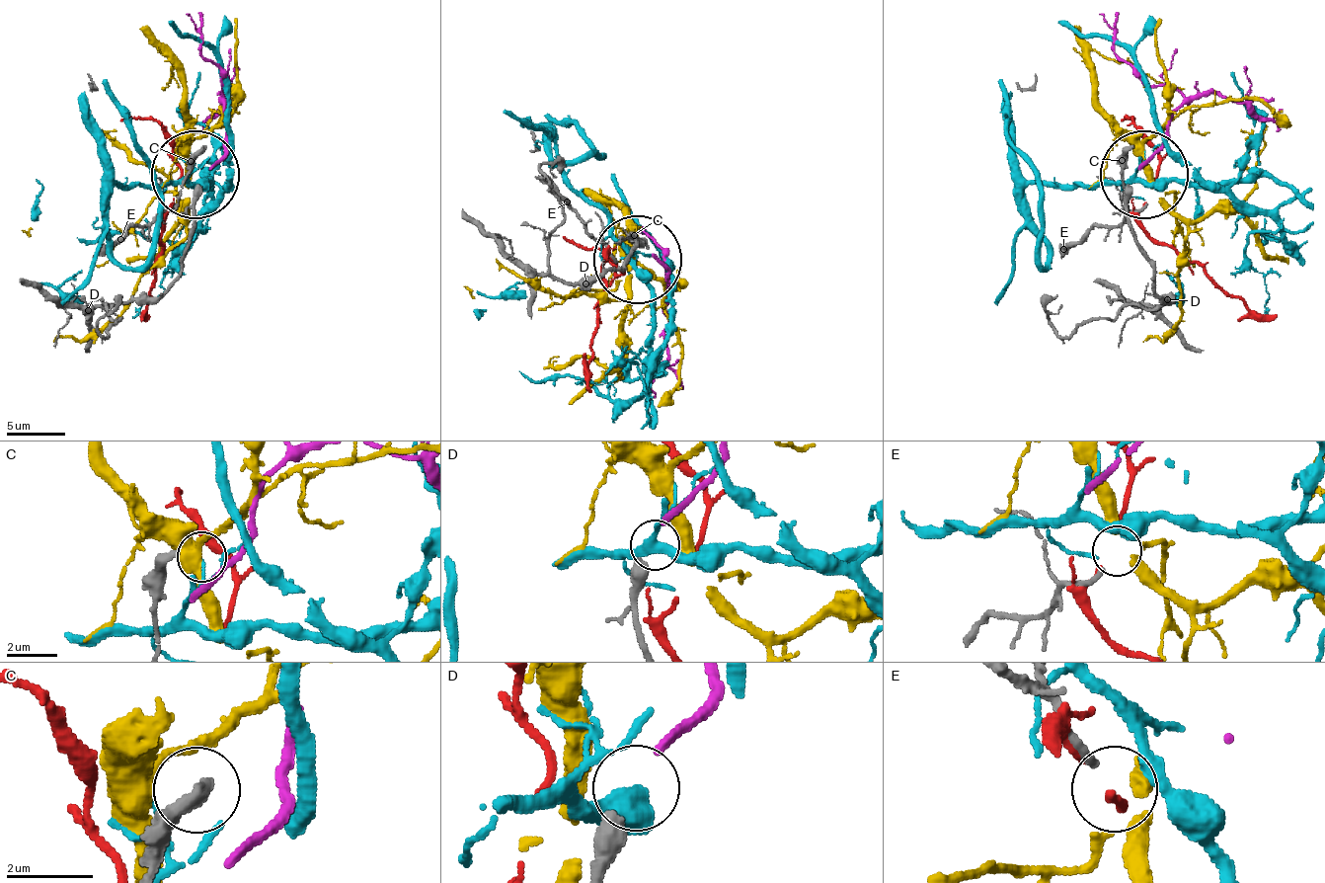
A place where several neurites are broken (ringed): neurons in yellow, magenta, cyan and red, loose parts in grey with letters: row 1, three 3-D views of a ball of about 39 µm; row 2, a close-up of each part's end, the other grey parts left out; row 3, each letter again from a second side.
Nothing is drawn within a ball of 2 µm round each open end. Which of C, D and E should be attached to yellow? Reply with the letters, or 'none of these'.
E

